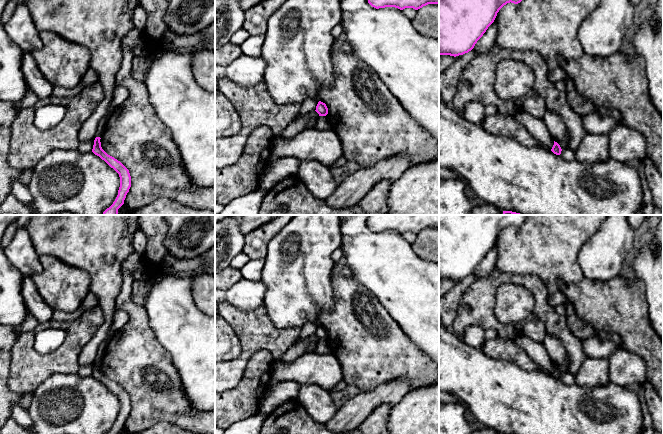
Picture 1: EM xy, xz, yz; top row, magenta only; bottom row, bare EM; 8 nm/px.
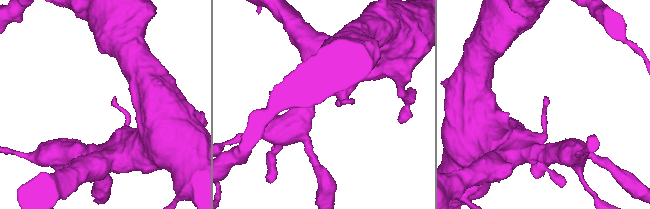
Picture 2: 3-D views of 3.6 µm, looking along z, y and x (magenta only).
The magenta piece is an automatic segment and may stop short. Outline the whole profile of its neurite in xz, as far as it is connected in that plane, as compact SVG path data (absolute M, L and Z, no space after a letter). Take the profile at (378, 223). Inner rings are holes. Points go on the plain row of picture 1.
M369 215L368 227L376 233L395 231L418 234L428 228L439 229L439 215Z

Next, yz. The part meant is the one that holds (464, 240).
M439 215L439 279L459 280L471 275L499 234L507 227L520 227L527 215Z

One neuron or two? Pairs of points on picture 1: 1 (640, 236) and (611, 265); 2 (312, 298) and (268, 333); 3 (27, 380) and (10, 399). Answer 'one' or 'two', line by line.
1: two
2: two
3: two

